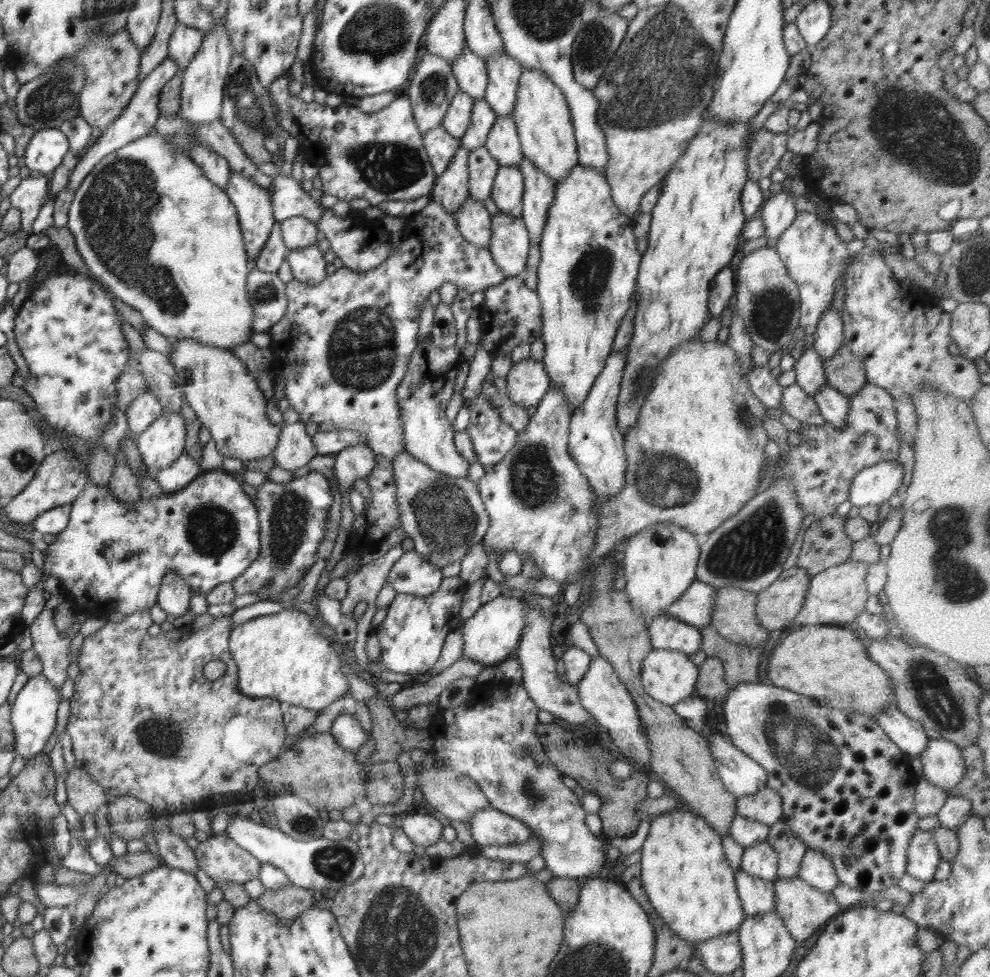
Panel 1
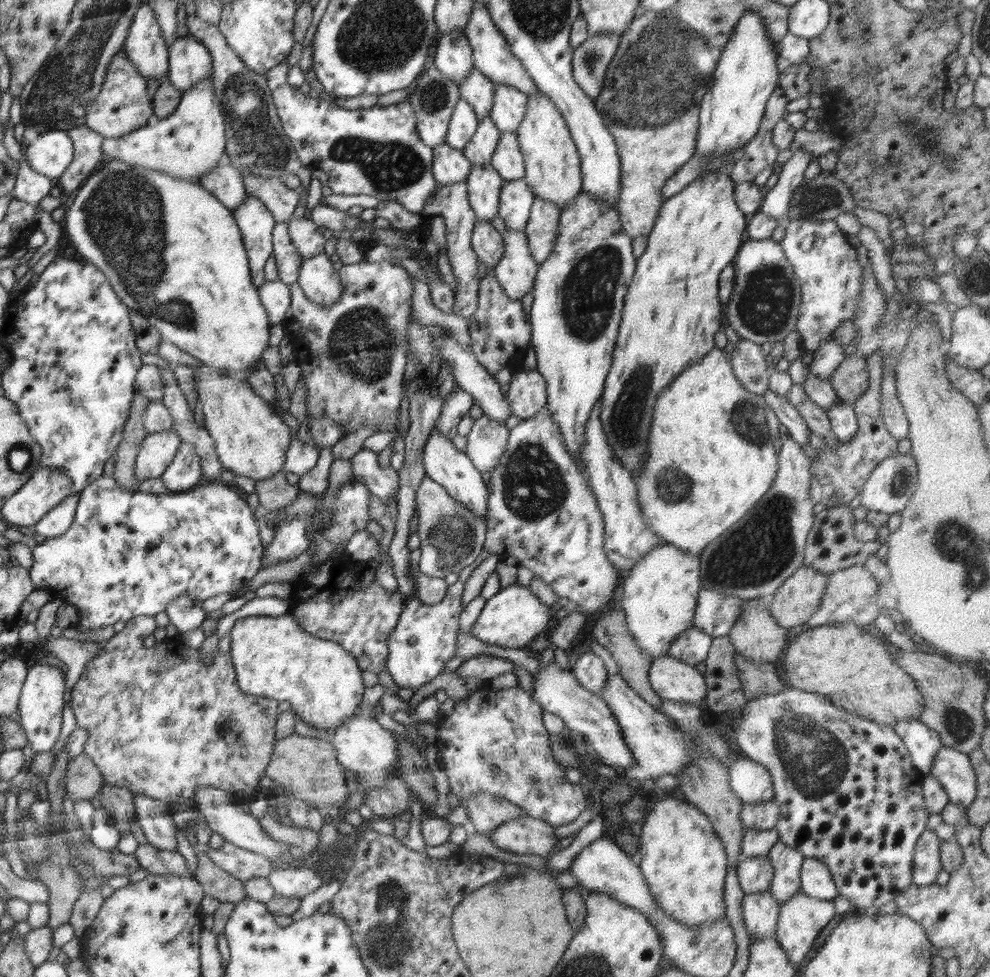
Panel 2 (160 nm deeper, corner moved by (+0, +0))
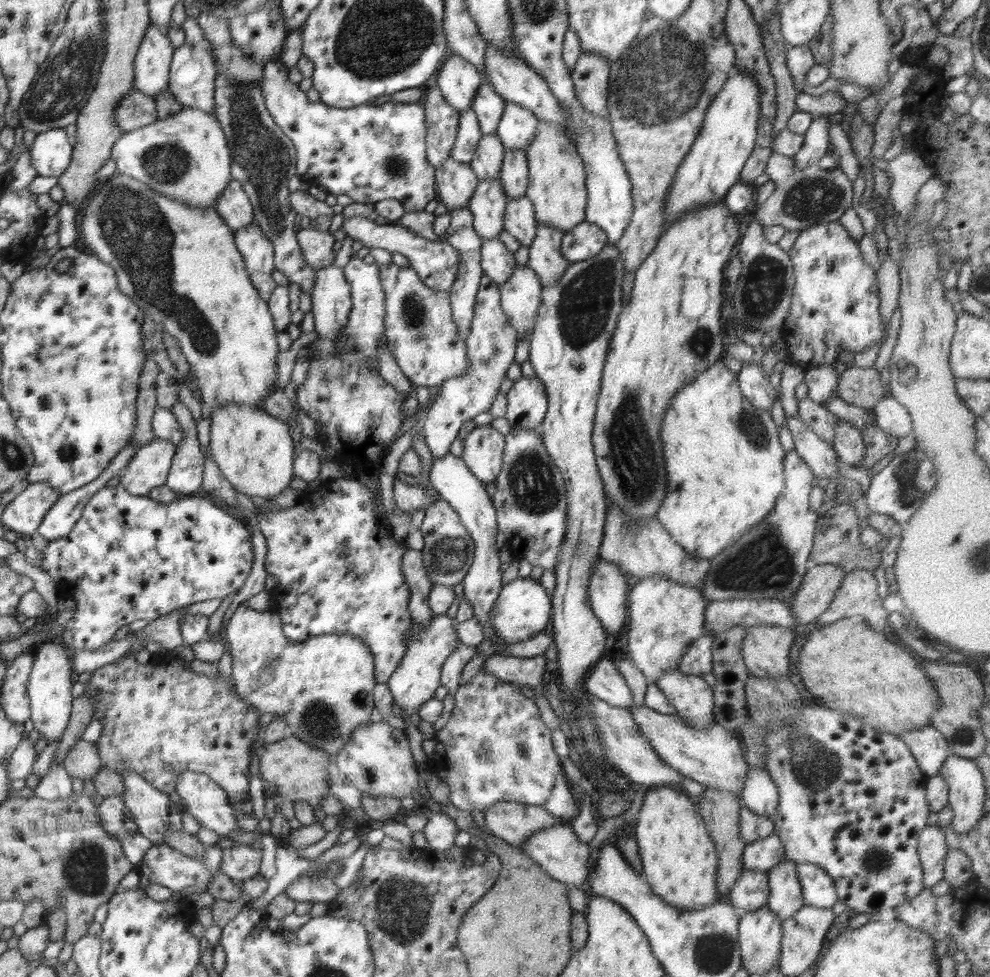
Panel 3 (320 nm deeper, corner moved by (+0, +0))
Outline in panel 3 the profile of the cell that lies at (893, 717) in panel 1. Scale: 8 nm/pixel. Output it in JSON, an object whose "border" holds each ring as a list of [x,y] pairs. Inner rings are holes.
{"border":[[[932,725],[903,732],[900,738],[908,745],[920,770],[928,778],[938,775],[944,761],[952,754],[944,735]]]}

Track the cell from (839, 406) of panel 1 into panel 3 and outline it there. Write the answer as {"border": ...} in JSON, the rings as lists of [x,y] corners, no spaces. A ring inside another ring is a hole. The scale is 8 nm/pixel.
{"border":[[[837,419],[832,449],[840,461],[858,467],[864,459],[864,440],[861,431],[850,423]]]}

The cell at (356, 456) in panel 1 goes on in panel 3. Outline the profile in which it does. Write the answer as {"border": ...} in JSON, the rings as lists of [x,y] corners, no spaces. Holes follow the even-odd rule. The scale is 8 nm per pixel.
{"border":[[[394,480],[393,499],[396,508],[411,514],[418,508],[428,508],[435,501],[437,491],[431,486],[409,486]]]}

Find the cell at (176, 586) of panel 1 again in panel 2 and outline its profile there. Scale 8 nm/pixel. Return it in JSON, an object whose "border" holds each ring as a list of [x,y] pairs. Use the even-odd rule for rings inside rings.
{"border":[[[185,594],[173,600],[165,611],[179,634],[199,628],[208,615],[200,605]]]}

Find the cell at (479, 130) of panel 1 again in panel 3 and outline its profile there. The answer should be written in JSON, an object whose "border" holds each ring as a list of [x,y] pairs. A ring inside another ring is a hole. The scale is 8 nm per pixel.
{"border":[[[497,133],[483,135],[476,147],[475,155],[469,162],[479,181],[499,176],[504,151],[504,145]]]}

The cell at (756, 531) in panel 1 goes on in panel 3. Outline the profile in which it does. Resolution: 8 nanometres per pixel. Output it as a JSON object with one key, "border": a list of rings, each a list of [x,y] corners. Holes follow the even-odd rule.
{"border":[[[793,450],[784,458],[784,491],[780,493],[772,512],[752,530],[741,536],[732,547],[728,547],[710,560],[710,571],[700,590],[708,601],[740,600],[742,598],[762,600],[776,598],[790,603],[798,592],[808,568],[813,548],[818,511],[811,510],[809,495],[816,484],[810,467]]]}

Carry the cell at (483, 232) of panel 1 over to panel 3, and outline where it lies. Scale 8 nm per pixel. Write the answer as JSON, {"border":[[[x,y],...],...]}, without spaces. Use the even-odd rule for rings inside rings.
{"border":[[[499,238],[483,240],[481,246],[481,267],[483,274],[498,285],[506,284],[515,271],[512,251]]]}

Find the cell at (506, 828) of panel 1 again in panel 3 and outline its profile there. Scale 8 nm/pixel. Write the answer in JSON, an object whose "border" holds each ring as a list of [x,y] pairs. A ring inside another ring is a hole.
{"border":[[[570,823],[555,824],[535,832],[520,850],[535,860],[554,880],[564,883],[567,888],[588,890],[588,880],[594,863],[590,861],[590,847],[580,842]]]}

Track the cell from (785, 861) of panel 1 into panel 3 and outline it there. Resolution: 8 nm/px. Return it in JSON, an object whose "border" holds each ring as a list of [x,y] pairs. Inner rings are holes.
{"border":[[[785,858],[768,872],[770,895],[766,906],[781,922],[805,906],[796,865],[794,860]]]}

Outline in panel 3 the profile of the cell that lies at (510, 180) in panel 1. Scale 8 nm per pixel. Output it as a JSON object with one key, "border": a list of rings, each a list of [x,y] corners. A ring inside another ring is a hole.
{"border":[[[526,196],[508,200],[503,227],[522,246],[529,247],[535,239],[537,229],[533,202]]]}

